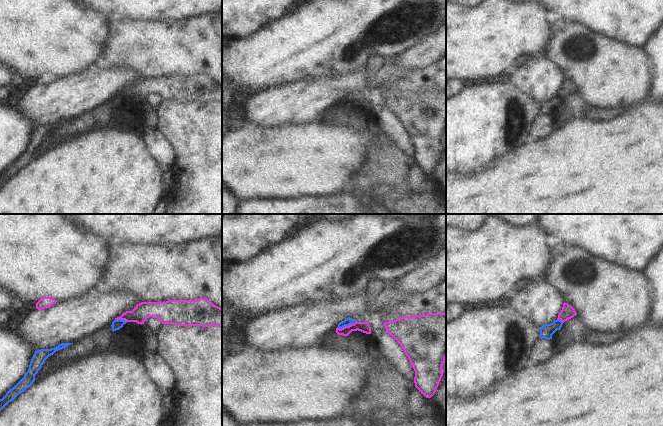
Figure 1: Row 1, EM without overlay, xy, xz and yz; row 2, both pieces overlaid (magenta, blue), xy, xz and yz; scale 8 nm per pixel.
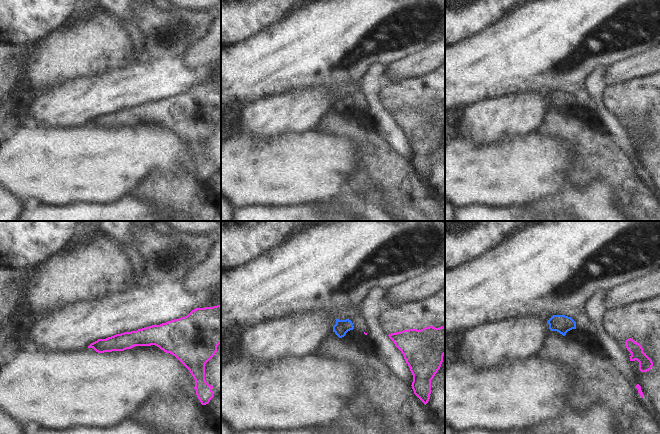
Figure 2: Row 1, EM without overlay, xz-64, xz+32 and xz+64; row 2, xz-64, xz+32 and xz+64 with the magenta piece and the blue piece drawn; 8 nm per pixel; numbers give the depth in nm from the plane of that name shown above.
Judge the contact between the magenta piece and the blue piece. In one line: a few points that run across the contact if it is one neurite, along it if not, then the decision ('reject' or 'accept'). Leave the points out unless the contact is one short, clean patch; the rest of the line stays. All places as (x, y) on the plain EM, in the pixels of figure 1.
line xz (355, 98), (340, 104), (337, 103); reject

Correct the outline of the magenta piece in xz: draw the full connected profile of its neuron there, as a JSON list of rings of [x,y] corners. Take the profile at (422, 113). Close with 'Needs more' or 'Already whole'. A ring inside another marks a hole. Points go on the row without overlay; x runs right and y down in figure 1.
[[[446,89],[404,92],[384,98],[384,102],[408,133],[415,147],[415,163],[426,174],[431,174],[444,149]]]. Already whole

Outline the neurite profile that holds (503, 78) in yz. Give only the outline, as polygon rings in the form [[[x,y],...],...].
[[[503,73],[499,76],[486,78],[483,80],[459,80],[459,79],[449,79],[446,80],[446,100],[458,94],[463,88],[483,84],[485,82],[510,82],[510,75]]]

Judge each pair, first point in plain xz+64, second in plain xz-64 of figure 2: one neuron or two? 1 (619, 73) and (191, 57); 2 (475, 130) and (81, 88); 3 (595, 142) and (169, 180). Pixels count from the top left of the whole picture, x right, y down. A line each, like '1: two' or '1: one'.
1: one
2: one
3: one

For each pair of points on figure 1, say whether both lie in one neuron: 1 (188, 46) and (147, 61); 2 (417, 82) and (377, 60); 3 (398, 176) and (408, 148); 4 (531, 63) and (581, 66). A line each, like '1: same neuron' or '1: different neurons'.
1: same neuron
2: different neurons
3: different neurons
4: different neurons

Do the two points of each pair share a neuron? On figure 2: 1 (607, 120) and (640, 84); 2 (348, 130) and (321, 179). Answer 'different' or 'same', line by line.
1: different
2: different

